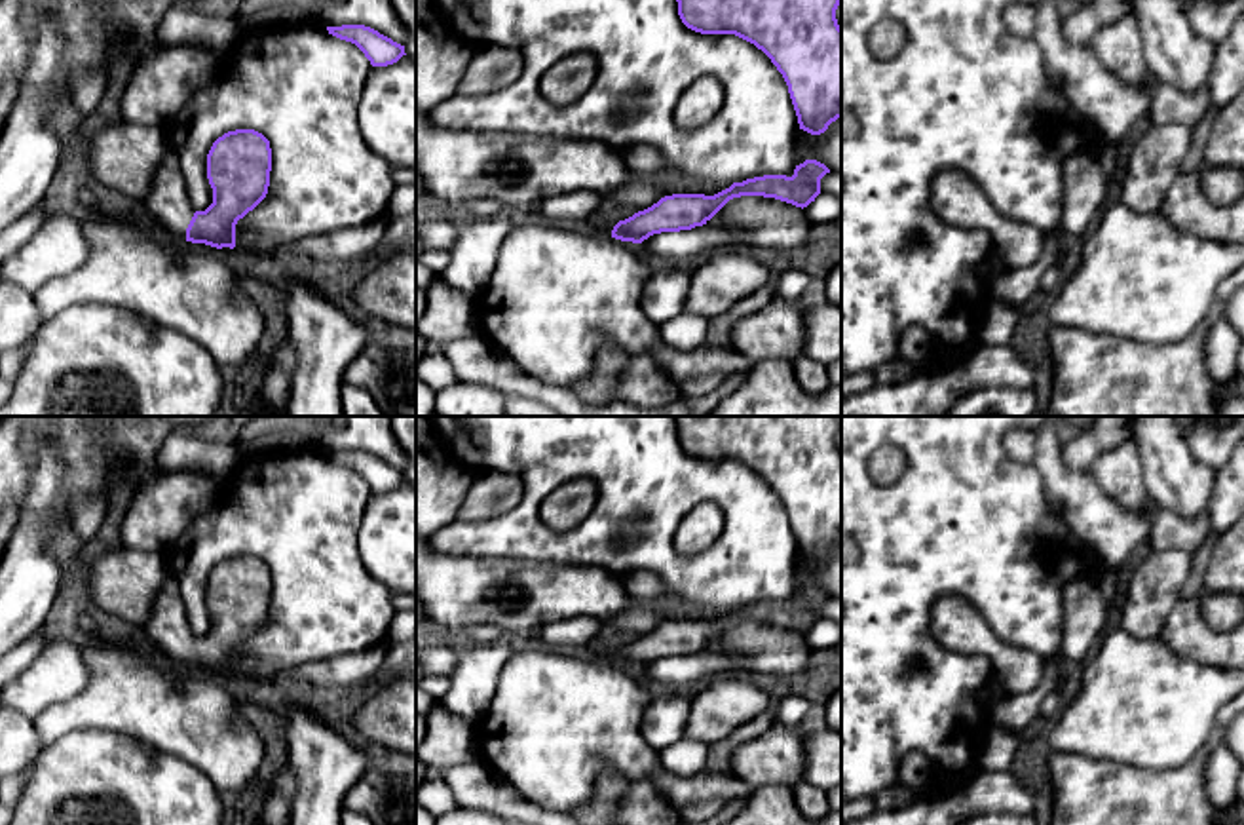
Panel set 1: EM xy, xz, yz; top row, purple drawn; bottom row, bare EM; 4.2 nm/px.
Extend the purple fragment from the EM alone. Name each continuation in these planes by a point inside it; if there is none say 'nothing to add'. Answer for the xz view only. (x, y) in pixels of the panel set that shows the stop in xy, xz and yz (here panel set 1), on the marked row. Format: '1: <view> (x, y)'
1: xz (604, 227)

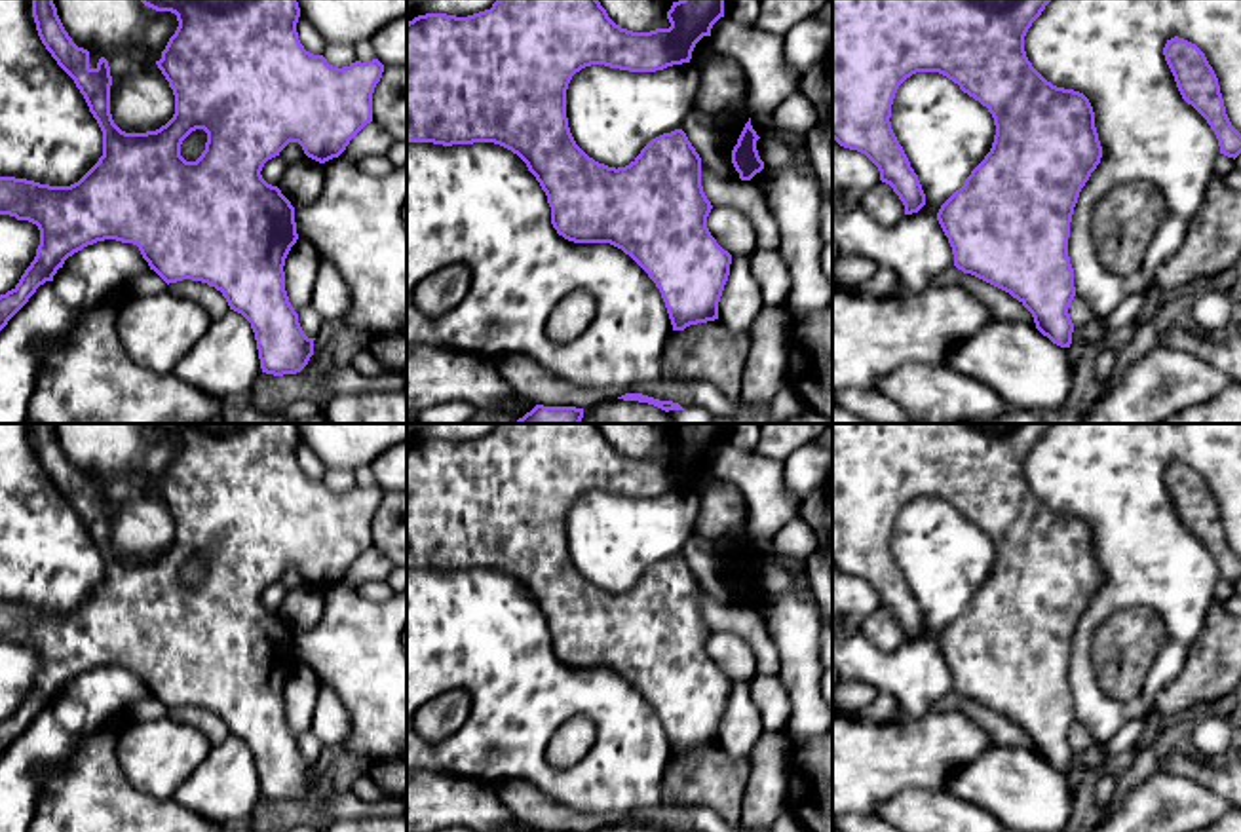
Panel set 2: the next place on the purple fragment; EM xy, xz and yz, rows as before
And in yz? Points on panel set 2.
nothing to add

